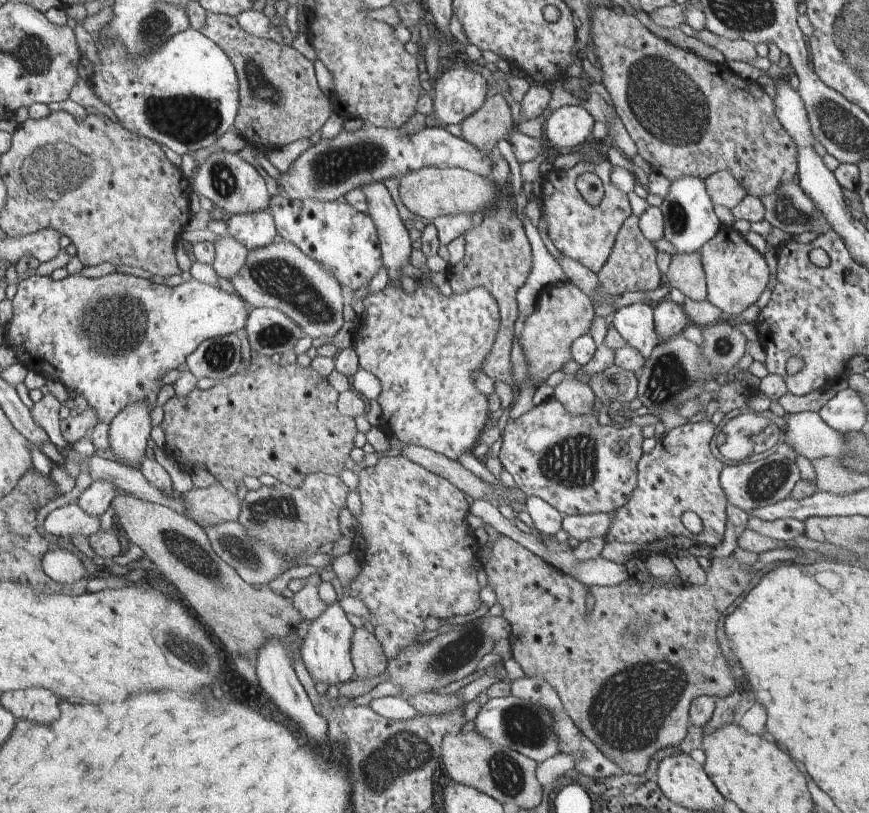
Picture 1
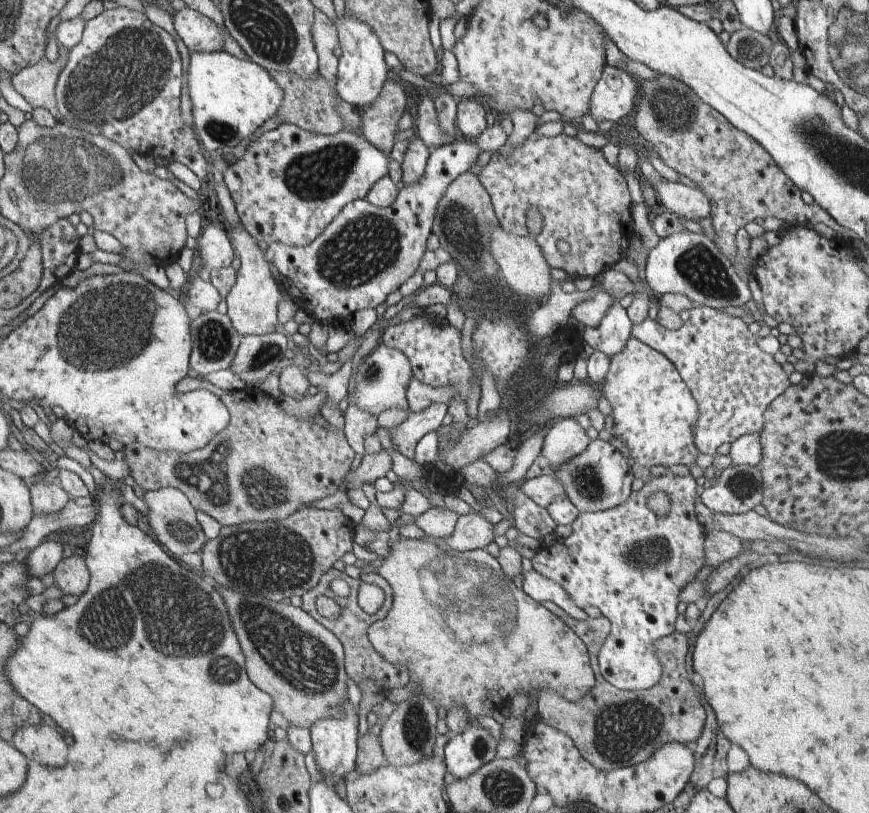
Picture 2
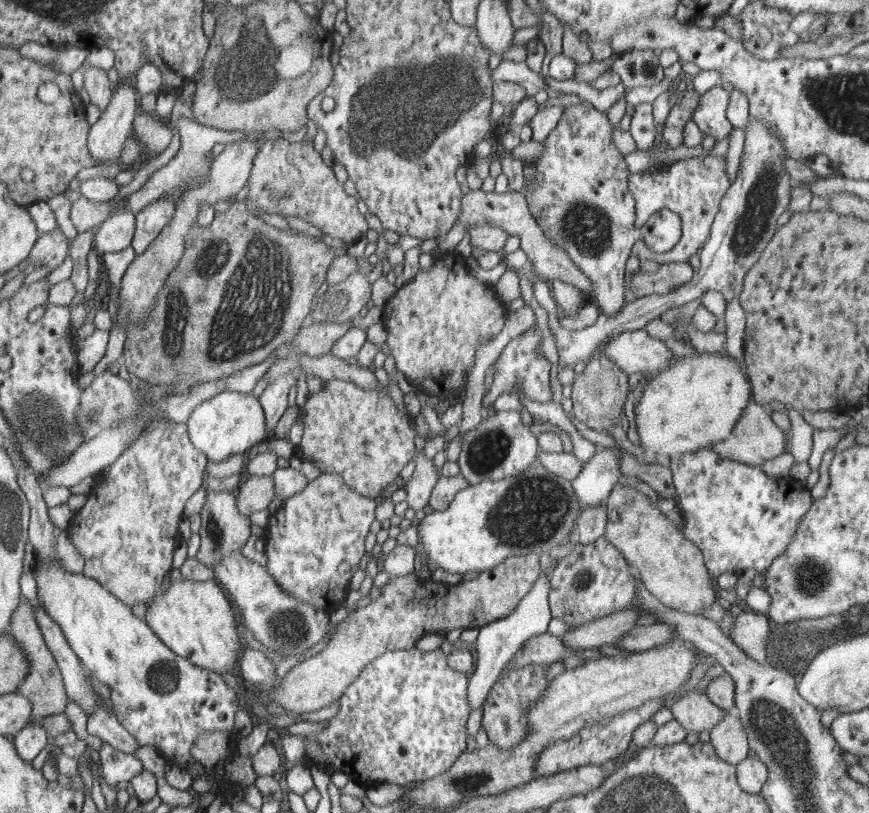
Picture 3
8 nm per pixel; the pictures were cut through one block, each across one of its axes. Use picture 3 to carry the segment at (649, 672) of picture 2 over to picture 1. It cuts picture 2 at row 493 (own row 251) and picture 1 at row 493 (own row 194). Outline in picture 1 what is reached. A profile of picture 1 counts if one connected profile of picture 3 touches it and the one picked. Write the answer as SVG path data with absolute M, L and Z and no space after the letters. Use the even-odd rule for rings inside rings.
M706 420L685 423L657 440L653 452L640 461L639 486L631 499L614 512L608 532L603 537L606 542L632 543L650 549L655 540L686 536L695 545L707 544L714 548L716 544L724 544L724 536L728 536L728 501L718 480L723 472L722 462L710 450L714 427ZM684 512L696 512L702 520L703 530L699 535L693 536L688 531Z

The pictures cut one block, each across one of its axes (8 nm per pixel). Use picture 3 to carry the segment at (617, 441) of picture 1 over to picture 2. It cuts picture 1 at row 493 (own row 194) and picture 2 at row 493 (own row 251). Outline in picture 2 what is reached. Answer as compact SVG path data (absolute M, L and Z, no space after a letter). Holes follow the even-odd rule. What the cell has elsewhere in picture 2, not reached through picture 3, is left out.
M591 440L591 444L571 460L565 461L554 470L554 477L560 481L565 497L576 506L579 513L603 512L626 503L631 497L634 474L624 460L624 455L604 440Z

